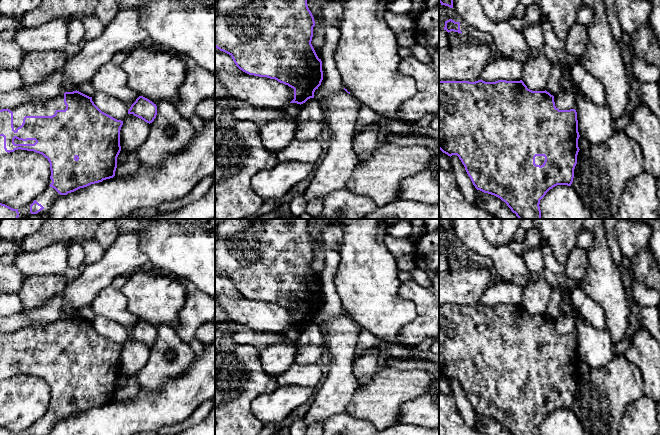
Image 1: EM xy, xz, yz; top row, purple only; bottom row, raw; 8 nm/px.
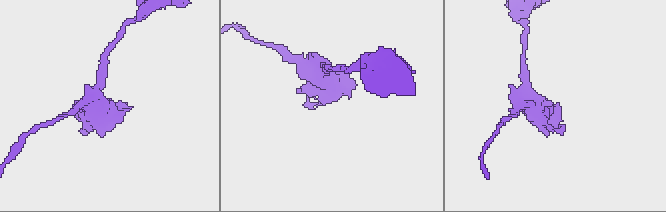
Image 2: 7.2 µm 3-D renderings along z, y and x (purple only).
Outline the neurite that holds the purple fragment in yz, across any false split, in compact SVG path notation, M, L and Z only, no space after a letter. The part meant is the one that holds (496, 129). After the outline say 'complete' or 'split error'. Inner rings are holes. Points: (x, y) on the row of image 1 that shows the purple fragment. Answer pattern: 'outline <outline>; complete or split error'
outline M482 79L469 81L439 81L439 149L448 156L457 155L465 167L473 185L477 190L500 198L519 219L541 219L540 200L546 193L557 185L571 186L574 178L574 169L577 164L579 152L577 112L575 109L559 110L555 106L554 96L545 91L532 91L527 88L522 80L485 82ZM536 156L544 156L545 161L540 165L535 164Z; complete

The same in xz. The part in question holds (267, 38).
outline M215 0L215 47L229 54L236 66L243 72L249 75L275 79L293 88L294 99L290 103L301 105L308 99L314 98L314 92L318 89L323 80L322 61L318 58L311 44L314 26L314 17L308 8L307 0Z; complete

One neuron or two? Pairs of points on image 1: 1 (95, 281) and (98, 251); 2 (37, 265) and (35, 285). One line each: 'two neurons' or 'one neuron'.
1: two neurons
2: two neurons

